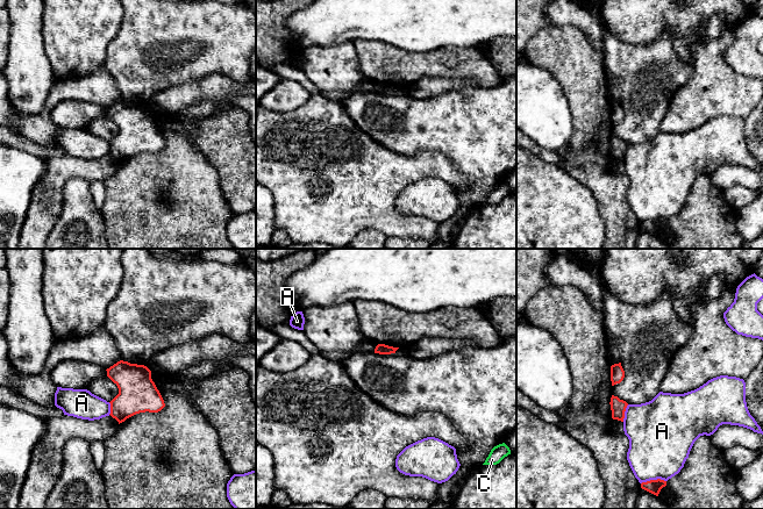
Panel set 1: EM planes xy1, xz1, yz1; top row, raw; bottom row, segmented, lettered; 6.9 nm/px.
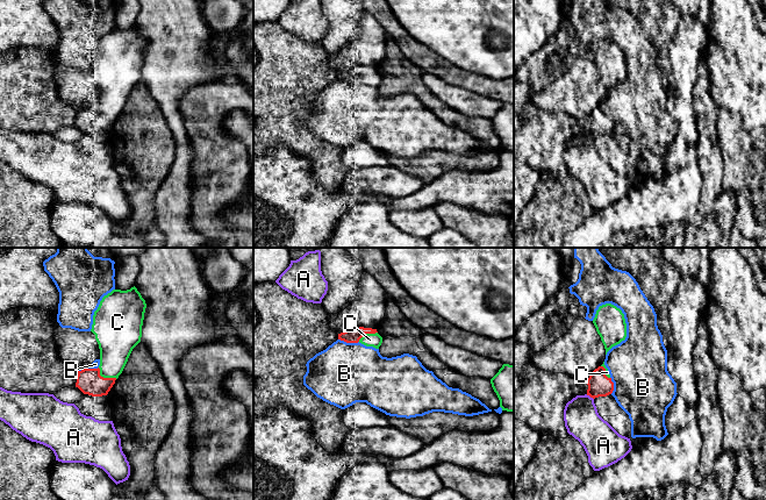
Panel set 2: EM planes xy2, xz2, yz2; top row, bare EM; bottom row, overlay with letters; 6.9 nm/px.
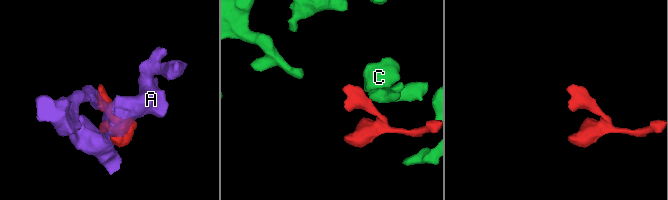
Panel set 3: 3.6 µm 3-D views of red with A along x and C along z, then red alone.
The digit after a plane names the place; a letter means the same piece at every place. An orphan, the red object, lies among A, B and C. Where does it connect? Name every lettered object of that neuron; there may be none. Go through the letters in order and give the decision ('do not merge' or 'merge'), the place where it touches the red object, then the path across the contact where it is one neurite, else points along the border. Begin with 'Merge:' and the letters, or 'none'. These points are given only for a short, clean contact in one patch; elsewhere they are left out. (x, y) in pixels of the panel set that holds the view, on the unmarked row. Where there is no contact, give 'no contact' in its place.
Merge: C
A: do not merge | yz1 (653, 220)
B: do not merge | xy2 (87, 108)
C: merge | xy2 (105, 118)

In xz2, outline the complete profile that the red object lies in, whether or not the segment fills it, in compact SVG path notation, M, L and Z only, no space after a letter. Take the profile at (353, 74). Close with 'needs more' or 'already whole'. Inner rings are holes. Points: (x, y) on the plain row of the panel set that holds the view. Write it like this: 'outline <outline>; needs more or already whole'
outline M353 67L338 73L338 79L346 83L361 83L366 86L379 88L382 83L382 77L378 73L377 69L372 67Z; needs more

